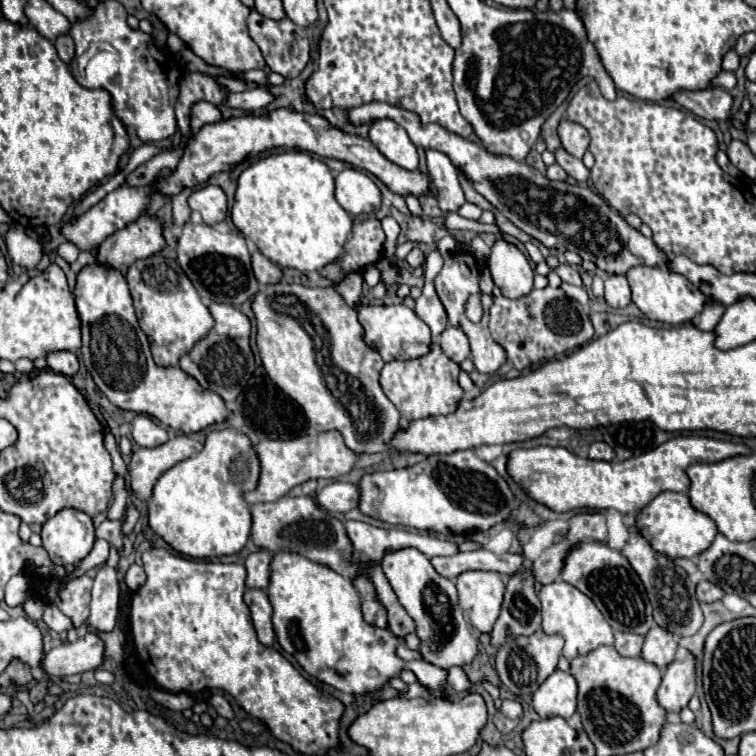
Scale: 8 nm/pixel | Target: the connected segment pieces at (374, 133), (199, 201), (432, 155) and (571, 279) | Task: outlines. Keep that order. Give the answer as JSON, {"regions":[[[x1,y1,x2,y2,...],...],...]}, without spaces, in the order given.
{"regions":[[[376,120,370,126,370,142,380,150,382,156,398,164,400,168,404,170,418,168,418,150,412,144,412,140,408,140,404,128,400,128,396,122]],[[204,186,204,188,196,190,188,198,188,204,192,210,200,212,204,224,208,224,208,226,214,226,214,224,226,220,228,204,226,204,226,194,222,192,220,186]],[[426,150,426,162,428,162,428,172,432,178,432,184,436,186,436,196,438,196,440,208,444,212,458,210,464,204,464,192,458,182,458,170,452,166,448,156,444,156,438,150]],[[560,264,558,268,554,268,554,272,562,278,562,282,568,282,568,284,574,284,574,286,582,286,578,270,572,268,570,264]]]}

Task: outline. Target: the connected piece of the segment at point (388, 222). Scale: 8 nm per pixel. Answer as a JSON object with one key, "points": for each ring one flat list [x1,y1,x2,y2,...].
{"points":[[384,218,382,220,382,228,386,232,386,244,384,244,384,254,392,260,394,258,394,250,396,250,396,236,400,232,398,224,394,218]]}

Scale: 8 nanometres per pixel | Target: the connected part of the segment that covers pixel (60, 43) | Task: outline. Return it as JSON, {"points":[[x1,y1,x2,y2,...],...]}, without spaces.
{"points":[[70,34,58,36,56,42,54,42,54,46,56,46,56,50,58,50,58,56,60,56,66,64,70,64,70,60,74,60,74,42,72,42,72,36,70,36]]}

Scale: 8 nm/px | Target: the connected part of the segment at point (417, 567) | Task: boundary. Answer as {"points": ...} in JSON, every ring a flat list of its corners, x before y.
{"points":[[406,548,398,552,390,552,384,558,382,570,400,602,400,606,410,614,416,624,416,636,420,638,418,652,422,654,424,662,436,664,438,668,452,668,452,666,466,666,470,664,476,654,476,640,468,630,468,622,464,620,462,608,458,604,458,592,452,580,440,576,430,560,416,548]]}

